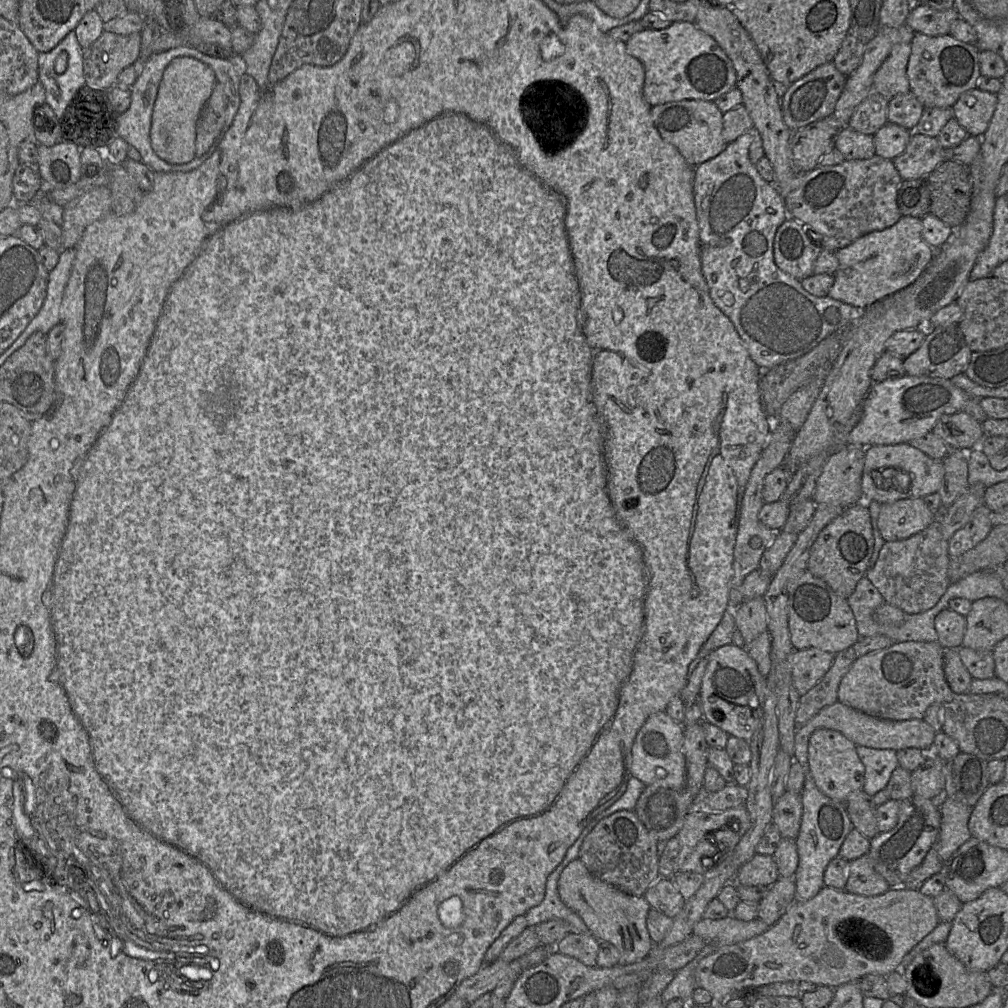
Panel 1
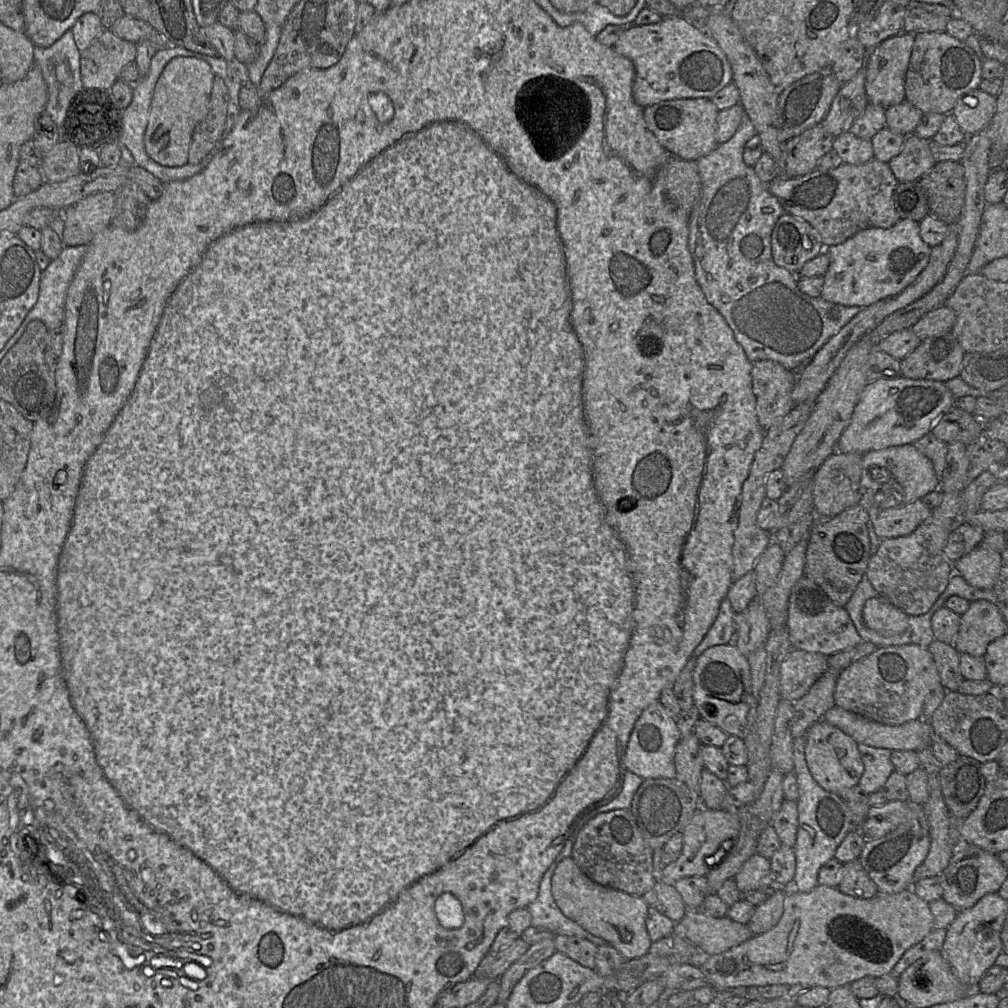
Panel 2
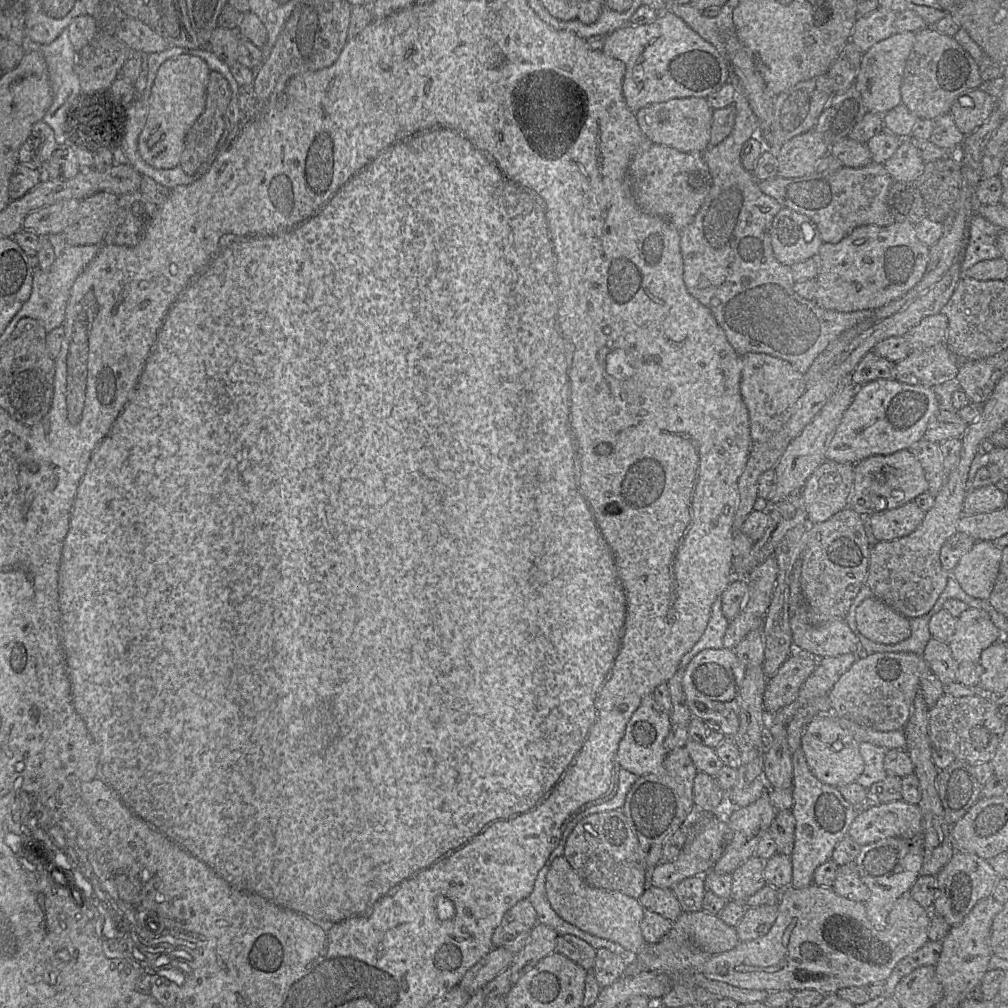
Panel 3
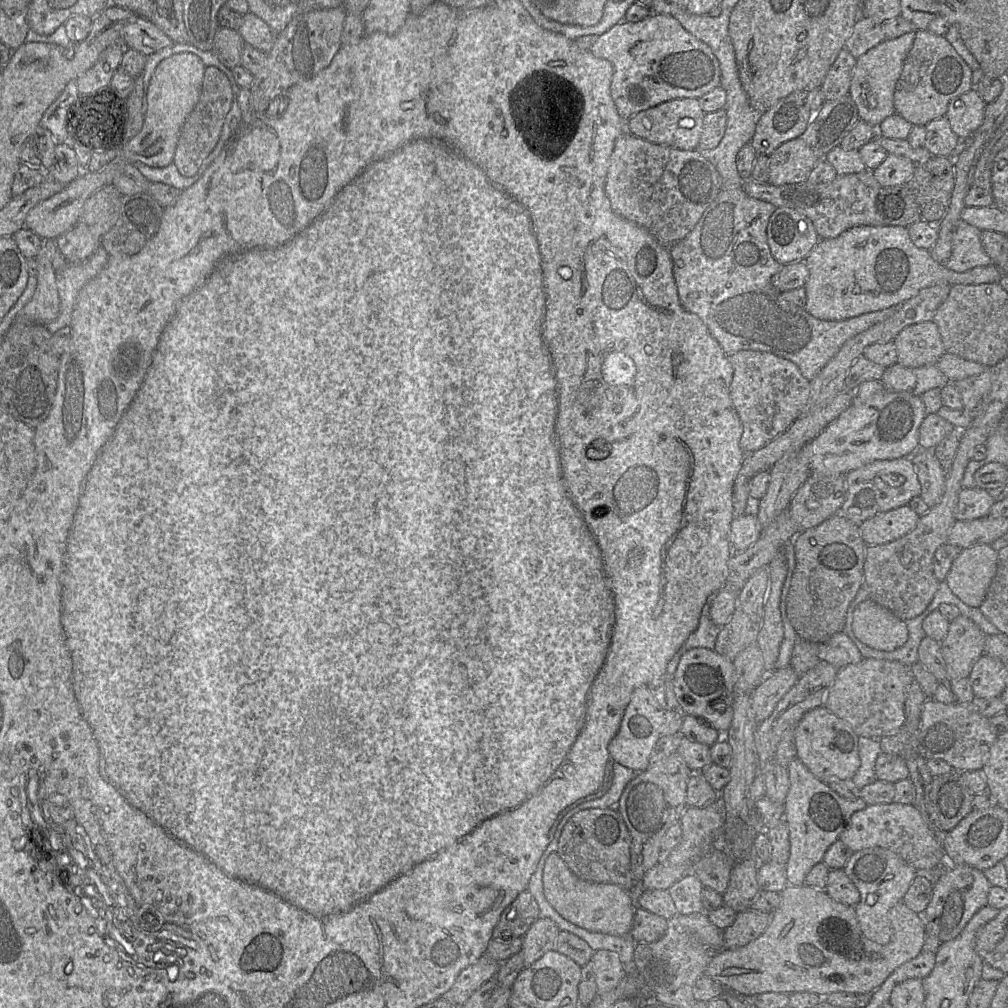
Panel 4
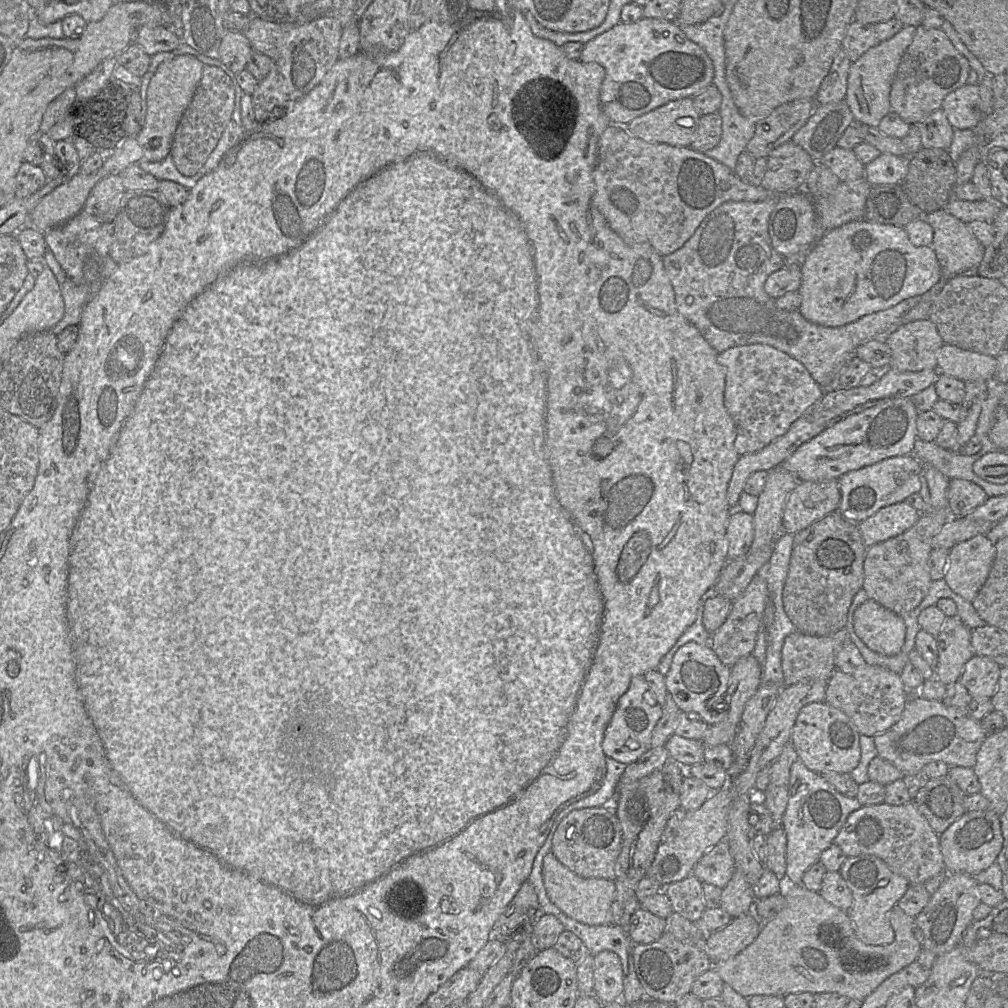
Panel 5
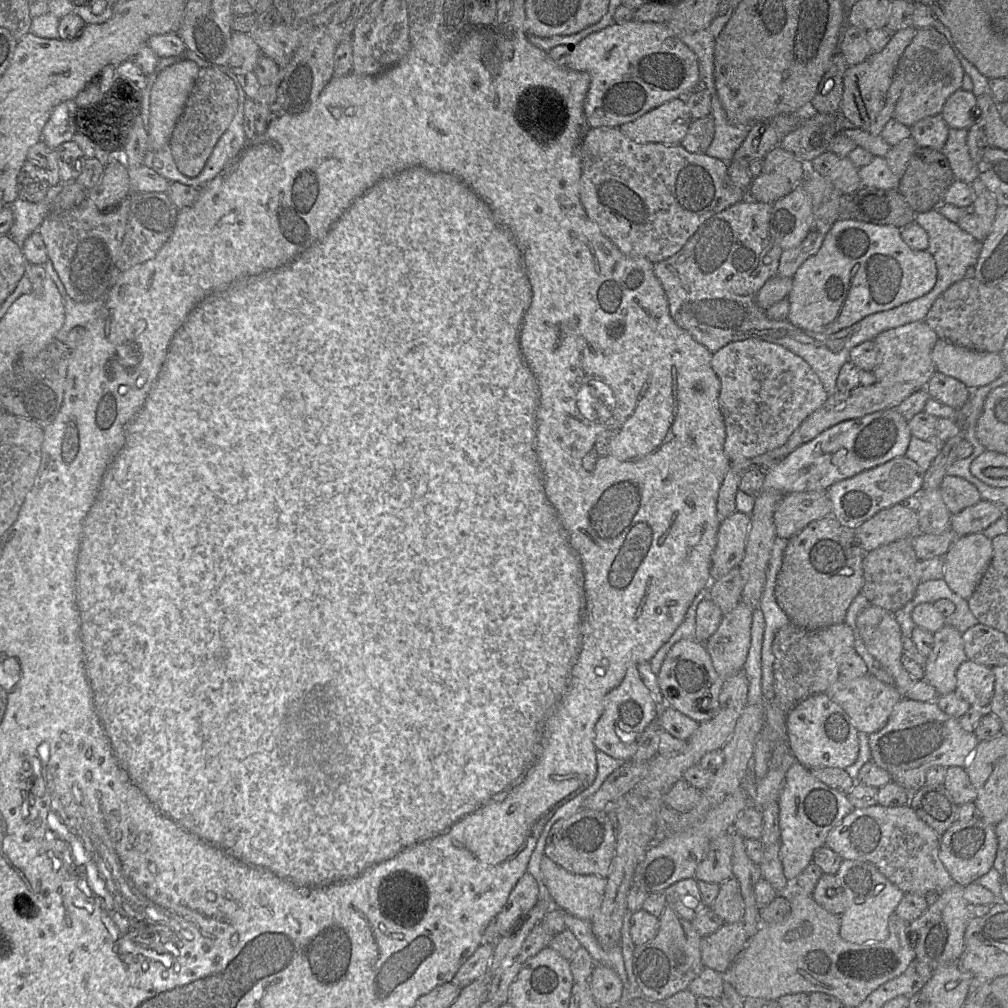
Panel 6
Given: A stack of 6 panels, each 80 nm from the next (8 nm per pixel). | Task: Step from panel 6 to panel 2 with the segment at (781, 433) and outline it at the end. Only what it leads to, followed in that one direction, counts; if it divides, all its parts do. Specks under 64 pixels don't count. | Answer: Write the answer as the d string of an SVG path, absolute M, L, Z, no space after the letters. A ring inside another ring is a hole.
M760 360L752 363L751 379L757 419L766 431L794 407L792 390L797 372L773 360Z

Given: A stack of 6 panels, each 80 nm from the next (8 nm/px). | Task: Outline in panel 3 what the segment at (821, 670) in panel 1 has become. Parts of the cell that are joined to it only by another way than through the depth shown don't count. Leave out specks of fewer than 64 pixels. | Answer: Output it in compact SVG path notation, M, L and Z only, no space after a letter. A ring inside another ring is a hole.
M794 651L778 671L767 679L763 695L766 715L772 715L782 707L791 704L817 664L818 659L815 657Z

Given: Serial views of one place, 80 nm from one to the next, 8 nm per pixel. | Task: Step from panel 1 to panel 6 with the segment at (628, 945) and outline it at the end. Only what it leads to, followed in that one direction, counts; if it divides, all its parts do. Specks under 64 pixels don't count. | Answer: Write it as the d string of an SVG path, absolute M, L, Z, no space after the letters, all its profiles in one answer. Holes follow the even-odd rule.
M545 855L541 859L540 870L555 906L590 922L603 901L606 878L570 873Z

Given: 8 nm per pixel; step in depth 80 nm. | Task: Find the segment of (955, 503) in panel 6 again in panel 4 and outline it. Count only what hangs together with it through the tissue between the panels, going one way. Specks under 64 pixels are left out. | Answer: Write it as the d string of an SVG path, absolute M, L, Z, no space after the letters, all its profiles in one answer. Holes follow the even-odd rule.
M962 487L958 494L955 519L972 520L987 516L995 499L980 487Z

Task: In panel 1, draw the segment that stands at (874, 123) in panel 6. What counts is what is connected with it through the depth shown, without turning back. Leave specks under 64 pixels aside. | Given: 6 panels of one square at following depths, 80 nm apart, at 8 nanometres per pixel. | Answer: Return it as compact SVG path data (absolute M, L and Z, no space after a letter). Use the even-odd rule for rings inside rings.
M899 43L892 47L888 57L873 76L873 92L892 99L909 91L907 65L911 54L911 43Z

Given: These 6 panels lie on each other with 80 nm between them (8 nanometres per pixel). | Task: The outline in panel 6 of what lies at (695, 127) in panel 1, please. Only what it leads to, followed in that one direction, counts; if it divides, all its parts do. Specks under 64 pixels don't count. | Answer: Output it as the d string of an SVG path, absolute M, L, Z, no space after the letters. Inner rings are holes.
M675 98L619 127L636 143L680 145L692 122L685 98Z

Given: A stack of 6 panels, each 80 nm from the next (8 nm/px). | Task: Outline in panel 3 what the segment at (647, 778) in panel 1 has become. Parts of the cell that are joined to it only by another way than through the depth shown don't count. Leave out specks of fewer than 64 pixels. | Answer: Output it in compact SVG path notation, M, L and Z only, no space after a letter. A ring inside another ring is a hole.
M653 694L643 697L638 709L627 723L619 743L617 760L622 768L638 777L659 770L667 756L665 740L672 728L670 715L656 702Z

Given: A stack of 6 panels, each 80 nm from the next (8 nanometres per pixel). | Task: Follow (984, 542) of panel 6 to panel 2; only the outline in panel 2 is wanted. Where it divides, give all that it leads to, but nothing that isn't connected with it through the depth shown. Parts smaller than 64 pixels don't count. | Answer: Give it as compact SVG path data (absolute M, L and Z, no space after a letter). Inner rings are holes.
M977 546L954 563L954 571L973 587L993 589L999 576L1001 562L1000 552Z

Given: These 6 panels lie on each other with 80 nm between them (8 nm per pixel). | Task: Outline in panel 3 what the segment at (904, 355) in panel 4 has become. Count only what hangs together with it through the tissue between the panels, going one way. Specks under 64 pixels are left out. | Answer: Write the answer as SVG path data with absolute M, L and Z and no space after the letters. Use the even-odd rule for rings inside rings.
M939 312L923 318L903 337L907 340L911 351L921 350L944 343L947 329L948 319Z

